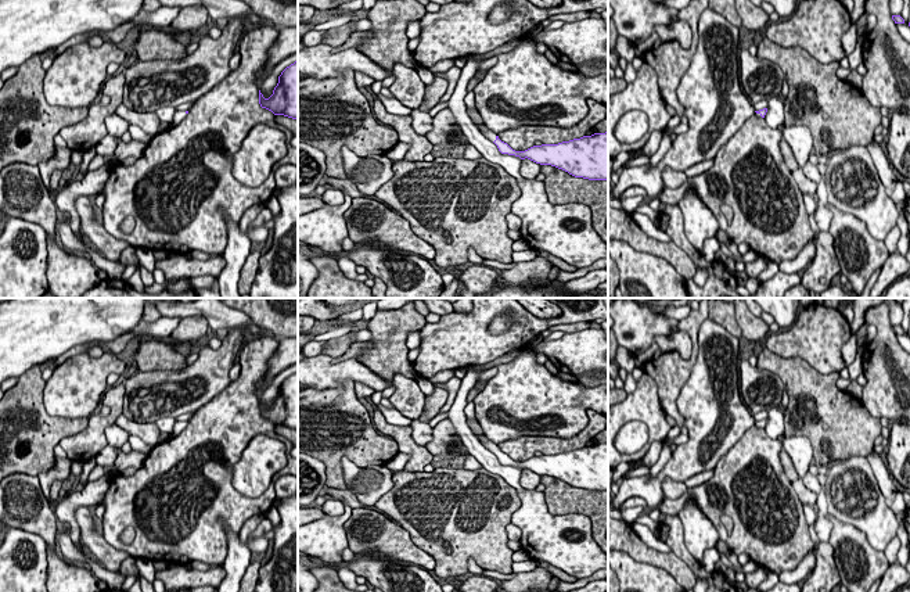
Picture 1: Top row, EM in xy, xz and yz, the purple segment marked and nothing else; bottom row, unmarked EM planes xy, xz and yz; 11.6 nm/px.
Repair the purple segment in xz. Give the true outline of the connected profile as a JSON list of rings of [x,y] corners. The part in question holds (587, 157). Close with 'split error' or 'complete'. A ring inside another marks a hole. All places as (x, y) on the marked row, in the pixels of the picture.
[[[467,108],[467,112],[481,133],[493,141],[501,154],[515,155],[521,159],[528,158],[540,165],[551,165],[575,177],[608,180],[608,132],[515,151],[485,126],[476,110]]]; split error

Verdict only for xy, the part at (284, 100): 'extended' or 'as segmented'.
as segmented

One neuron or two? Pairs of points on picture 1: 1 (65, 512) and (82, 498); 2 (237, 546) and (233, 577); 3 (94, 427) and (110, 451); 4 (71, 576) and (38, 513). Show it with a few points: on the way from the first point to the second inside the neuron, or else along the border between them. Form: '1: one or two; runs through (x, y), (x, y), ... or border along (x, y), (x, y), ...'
1: one; runs through (69, 508), (78, 499)
2: one; runs through (237, 553), (234, 570)
3: two; border along (107, 444), (96, 456)
4: one; runs through (56, 560), (51, 555), (51, 542), (46, 528)

